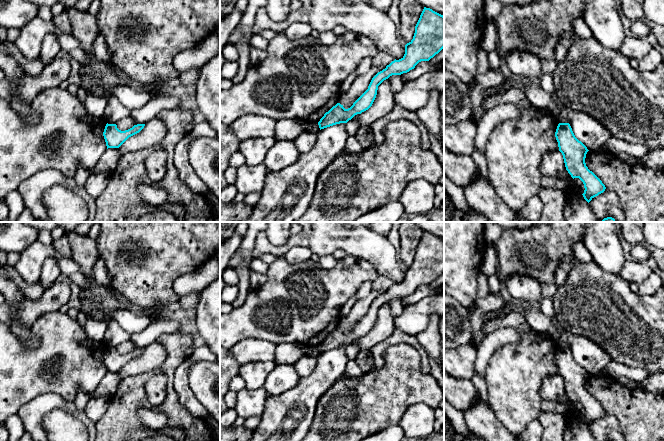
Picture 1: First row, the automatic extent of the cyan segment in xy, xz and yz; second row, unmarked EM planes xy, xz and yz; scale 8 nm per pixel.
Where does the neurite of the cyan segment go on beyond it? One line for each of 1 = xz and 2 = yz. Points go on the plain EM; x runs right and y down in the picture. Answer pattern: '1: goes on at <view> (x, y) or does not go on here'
1: does not go on here
2: does not go on here

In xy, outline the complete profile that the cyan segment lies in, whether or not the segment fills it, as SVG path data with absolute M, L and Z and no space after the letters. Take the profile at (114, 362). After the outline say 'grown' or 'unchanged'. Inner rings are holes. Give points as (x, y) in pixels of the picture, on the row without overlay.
M106 348L103 360L108 372L119 372L129 361L139 357L145 348L137 348L132 352L121 355L116 348Z; unchanged

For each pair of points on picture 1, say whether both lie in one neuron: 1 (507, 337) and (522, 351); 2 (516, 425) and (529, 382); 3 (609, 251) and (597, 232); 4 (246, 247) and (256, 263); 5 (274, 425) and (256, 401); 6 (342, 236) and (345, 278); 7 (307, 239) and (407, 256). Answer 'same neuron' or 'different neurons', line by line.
1: different neurons
2: same neuron
3: same neuron
4: different neurons
5: different neurons
6: different neurons
7: different neurons

